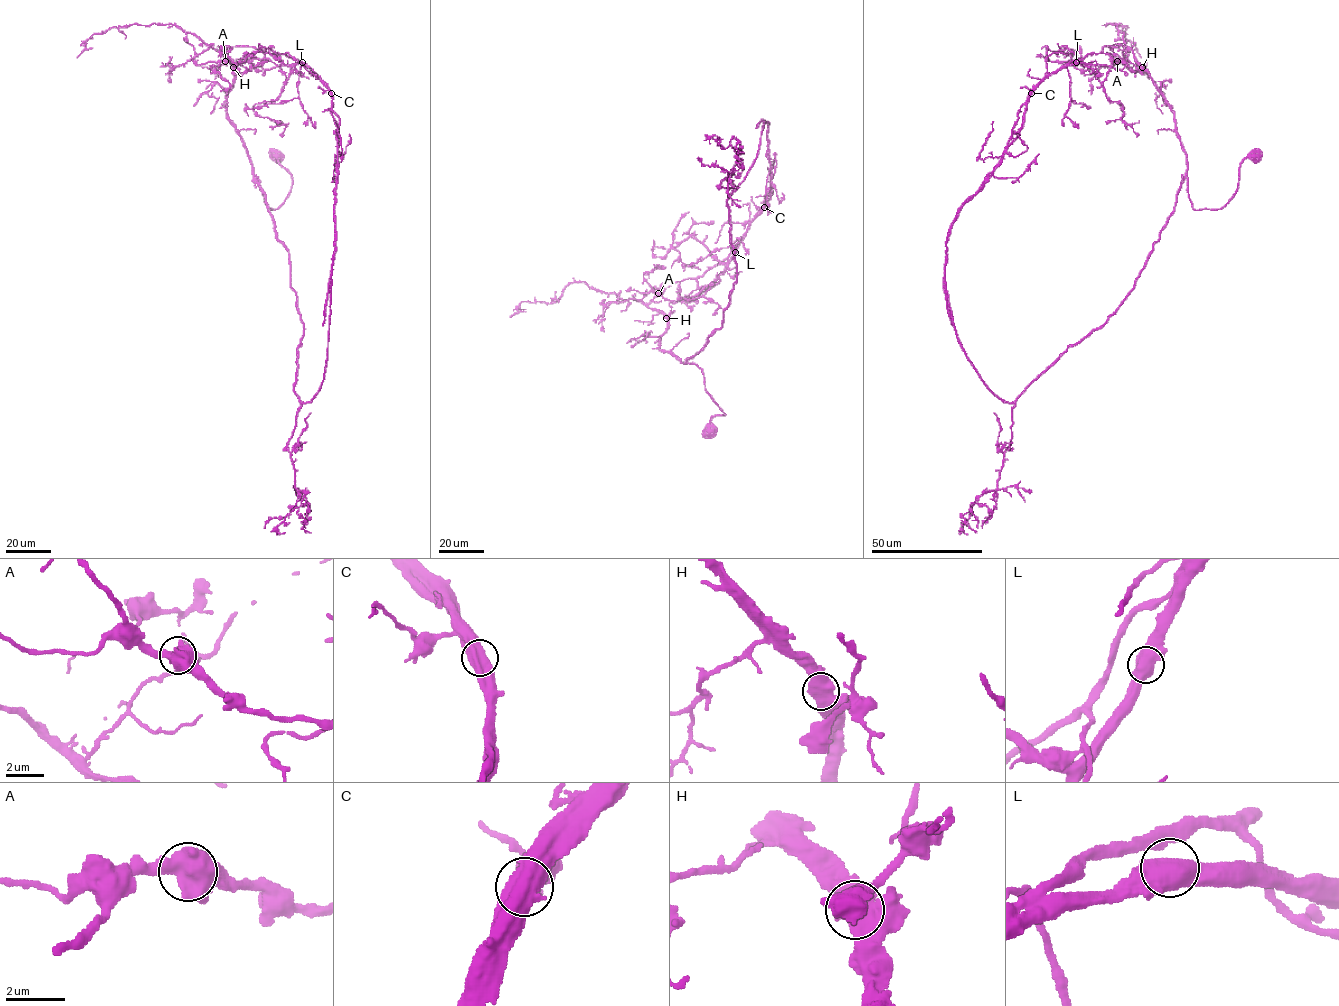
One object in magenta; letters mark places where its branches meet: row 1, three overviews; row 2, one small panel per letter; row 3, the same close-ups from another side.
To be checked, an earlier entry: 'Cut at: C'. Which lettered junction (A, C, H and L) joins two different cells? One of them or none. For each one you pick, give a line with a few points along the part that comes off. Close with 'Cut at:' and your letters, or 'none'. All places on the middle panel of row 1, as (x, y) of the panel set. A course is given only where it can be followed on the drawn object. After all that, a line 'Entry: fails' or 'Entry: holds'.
C: Course of the part to remove: (764, 206), (764, 201), (770, 197), (768, 122), (762, 120), (755, 128)
Cut at: C
Entry: holds

